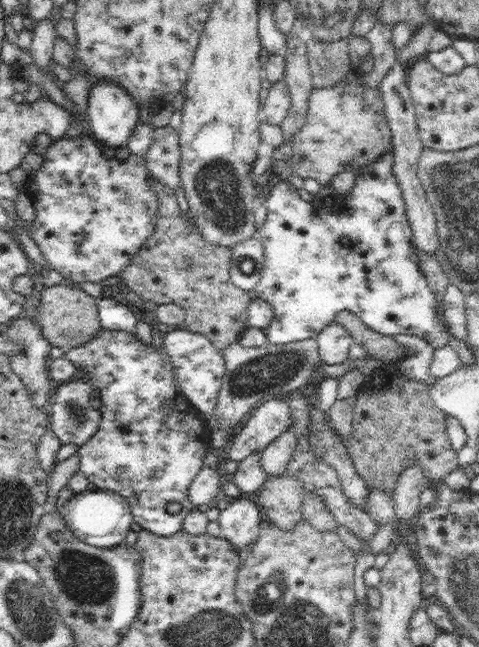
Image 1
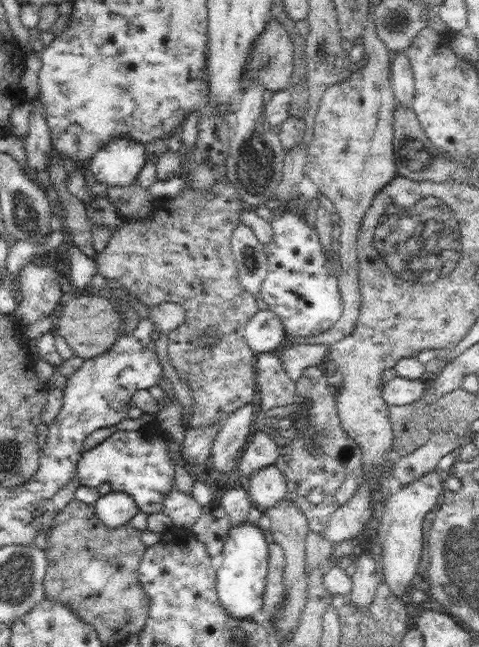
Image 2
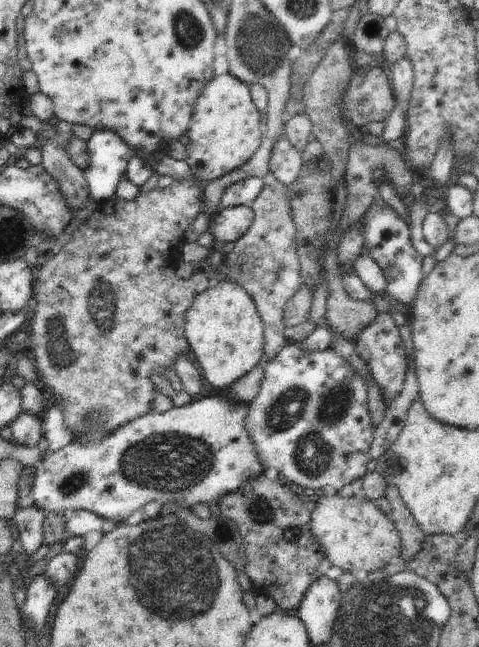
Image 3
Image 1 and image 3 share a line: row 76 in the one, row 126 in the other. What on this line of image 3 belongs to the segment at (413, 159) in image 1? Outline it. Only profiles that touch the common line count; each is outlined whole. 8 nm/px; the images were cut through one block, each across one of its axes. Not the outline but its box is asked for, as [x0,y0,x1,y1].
[381,56,413,144]

